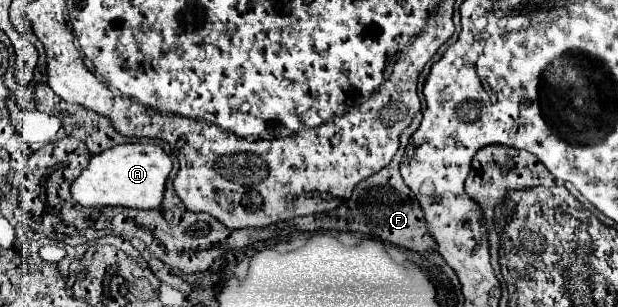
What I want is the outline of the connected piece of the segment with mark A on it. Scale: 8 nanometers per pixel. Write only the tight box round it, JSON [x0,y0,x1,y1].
[70,143,172,209]

